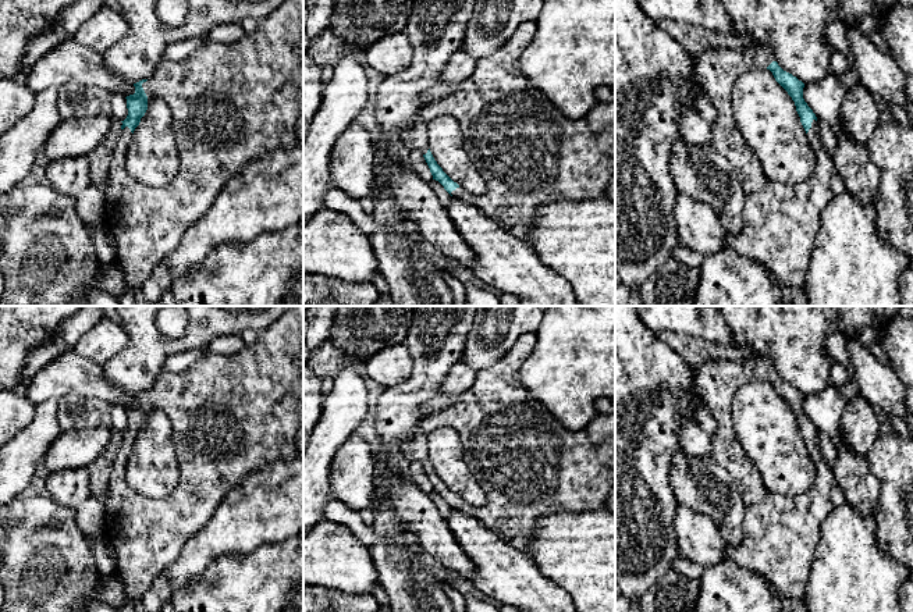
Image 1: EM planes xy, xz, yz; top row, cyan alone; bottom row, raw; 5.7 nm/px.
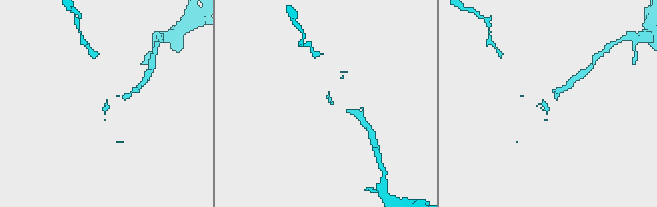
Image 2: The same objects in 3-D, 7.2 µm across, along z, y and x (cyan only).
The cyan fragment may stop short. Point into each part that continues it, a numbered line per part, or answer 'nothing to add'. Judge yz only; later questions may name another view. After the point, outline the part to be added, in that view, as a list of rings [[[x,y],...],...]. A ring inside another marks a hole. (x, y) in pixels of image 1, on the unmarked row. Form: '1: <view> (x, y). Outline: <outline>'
1: yz (780, 533). Outline: [[[765,356],[714,359],[693,367],[693,387],[717,423],[711,459],[732,476],[745,505],[743,541],[727,545],[725,556],[763,576],[781,595],[799,602],[804,597],[820,526],[834,509],[831,490],[835,480],[813,431],[807,449],[817,472],[814,485],[797,497],[765,488],[736,434],[732,403],[740,387],[764,381],[772,373],[774,362]]]

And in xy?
1: xy (231, 415). Outline: [[[291,306],[270,328],[259,334],[255,344],[237,353],[207,353],[184,371],[161,371],[142,399],[148,410],[161,410],[171,421],[180,480],[163,499],[149,499],[132,491],[125,481],[132,444],[128,438],[120,442],[109,477],[104,523],[106,536],[118,559],[117,574],[136,602],[152,581],[178,558],[186,540],[209,522],[225,495],[241,485],[246,476],[299,455],[295,437],[303,427],[303,306]]]

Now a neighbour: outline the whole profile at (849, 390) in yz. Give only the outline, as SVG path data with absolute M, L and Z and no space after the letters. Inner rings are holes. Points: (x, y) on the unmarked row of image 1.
M834 332L828 335L828 353L846 369L848 378L839 389L845 401L849 402L856 395L859 395L859 385L855 377L852 359L846 349L845 335L842 335L841 332Z

